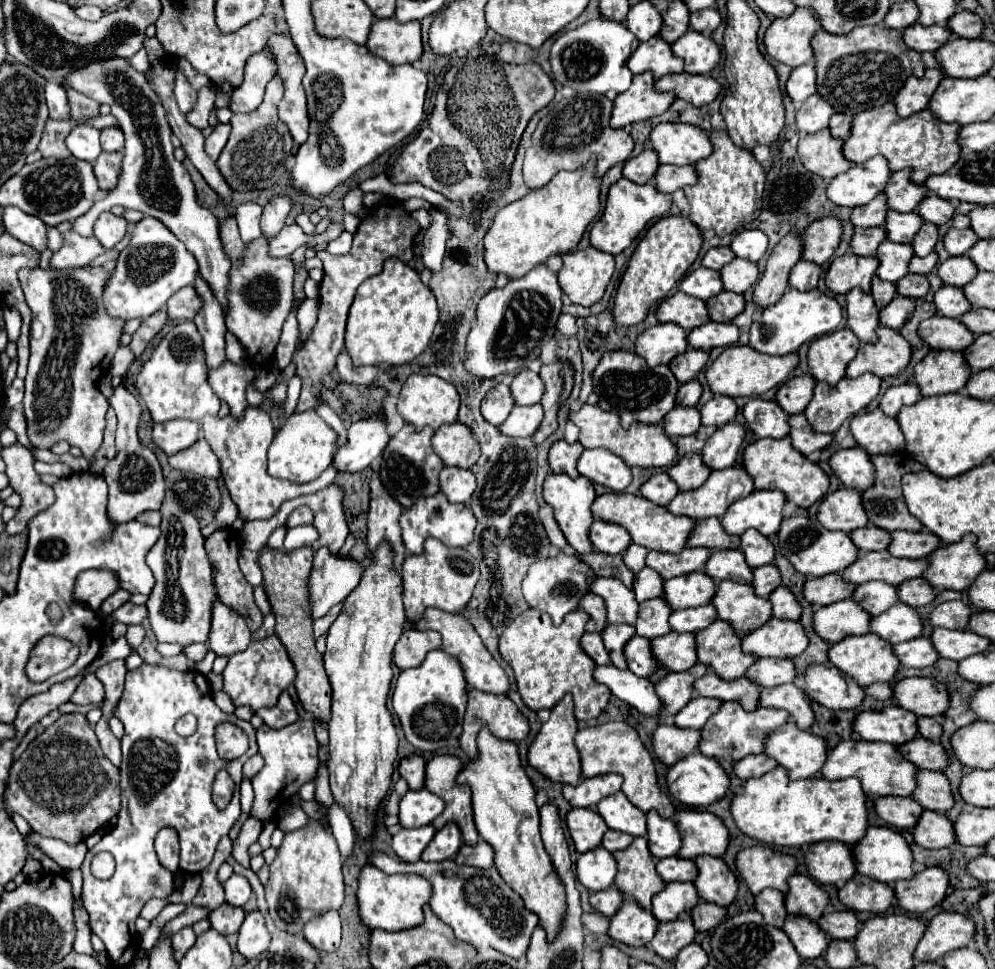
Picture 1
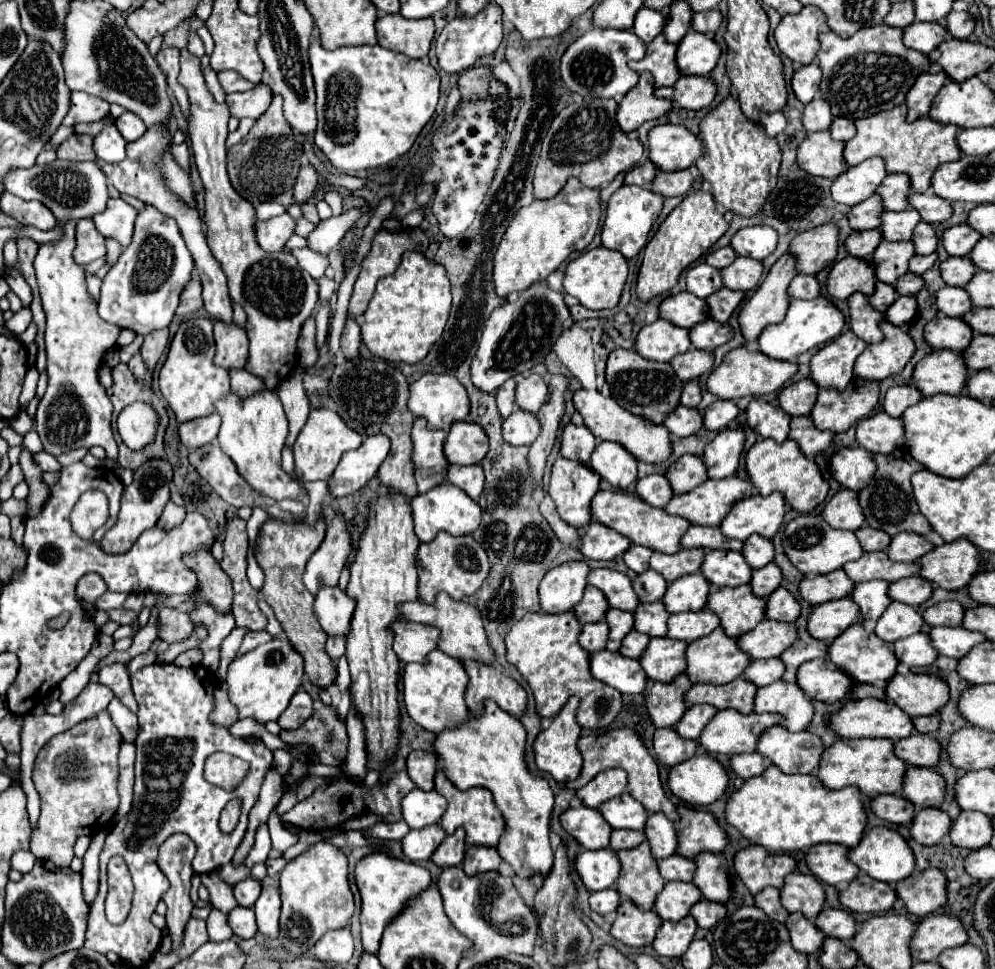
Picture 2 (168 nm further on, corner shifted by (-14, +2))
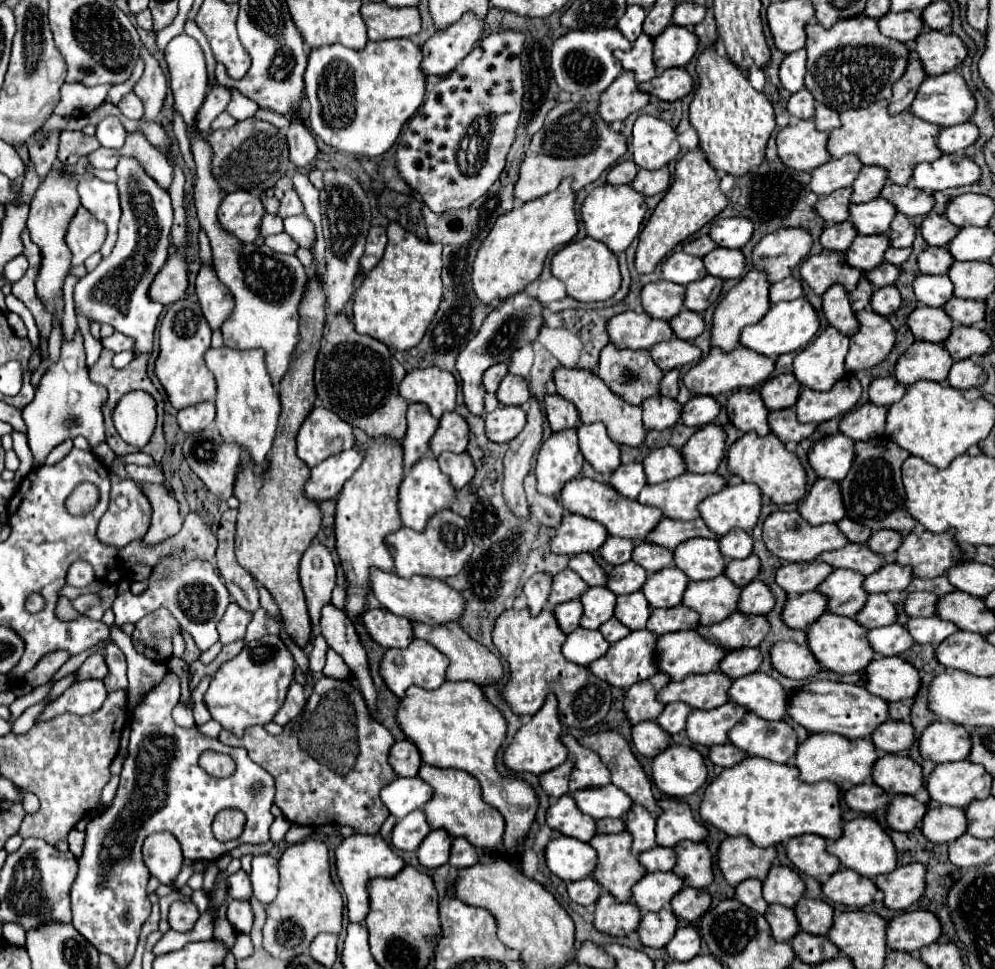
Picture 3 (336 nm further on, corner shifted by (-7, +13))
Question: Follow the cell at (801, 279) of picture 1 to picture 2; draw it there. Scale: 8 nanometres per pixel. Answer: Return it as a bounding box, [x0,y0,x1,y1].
[788,275,820,299]

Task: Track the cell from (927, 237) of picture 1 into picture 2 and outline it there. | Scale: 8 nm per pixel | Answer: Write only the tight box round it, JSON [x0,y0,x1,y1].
[912,221,938,255]

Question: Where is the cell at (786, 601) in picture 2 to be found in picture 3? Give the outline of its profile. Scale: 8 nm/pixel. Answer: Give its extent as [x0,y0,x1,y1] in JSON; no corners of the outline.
[739,580,775,614]

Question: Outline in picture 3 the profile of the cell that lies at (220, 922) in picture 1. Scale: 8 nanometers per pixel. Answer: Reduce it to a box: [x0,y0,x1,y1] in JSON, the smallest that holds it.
[227,900,253,934]

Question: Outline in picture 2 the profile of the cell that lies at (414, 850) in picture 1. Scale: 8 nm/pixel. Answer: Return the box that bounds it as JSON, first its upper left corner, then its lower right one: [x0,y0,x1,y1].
[402,825,446,861]

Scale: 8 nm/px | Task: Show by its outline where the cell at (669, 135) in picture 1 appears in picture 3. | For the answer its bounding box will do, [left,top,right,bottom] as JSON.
[633,114,681,170]

